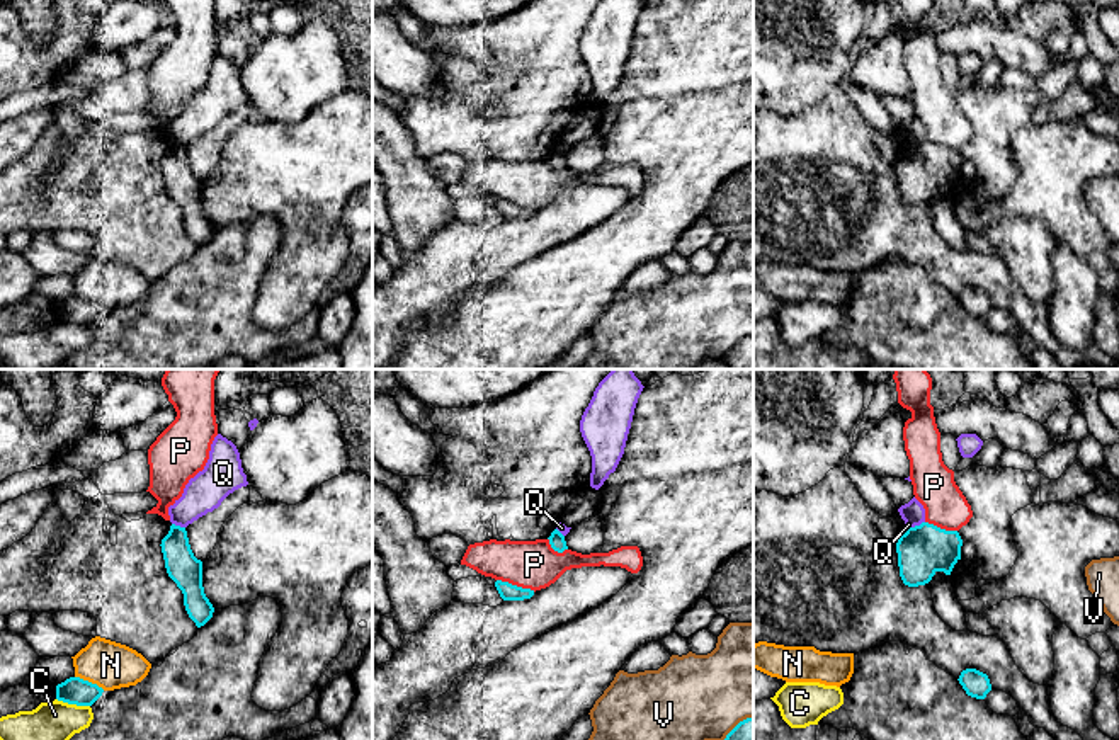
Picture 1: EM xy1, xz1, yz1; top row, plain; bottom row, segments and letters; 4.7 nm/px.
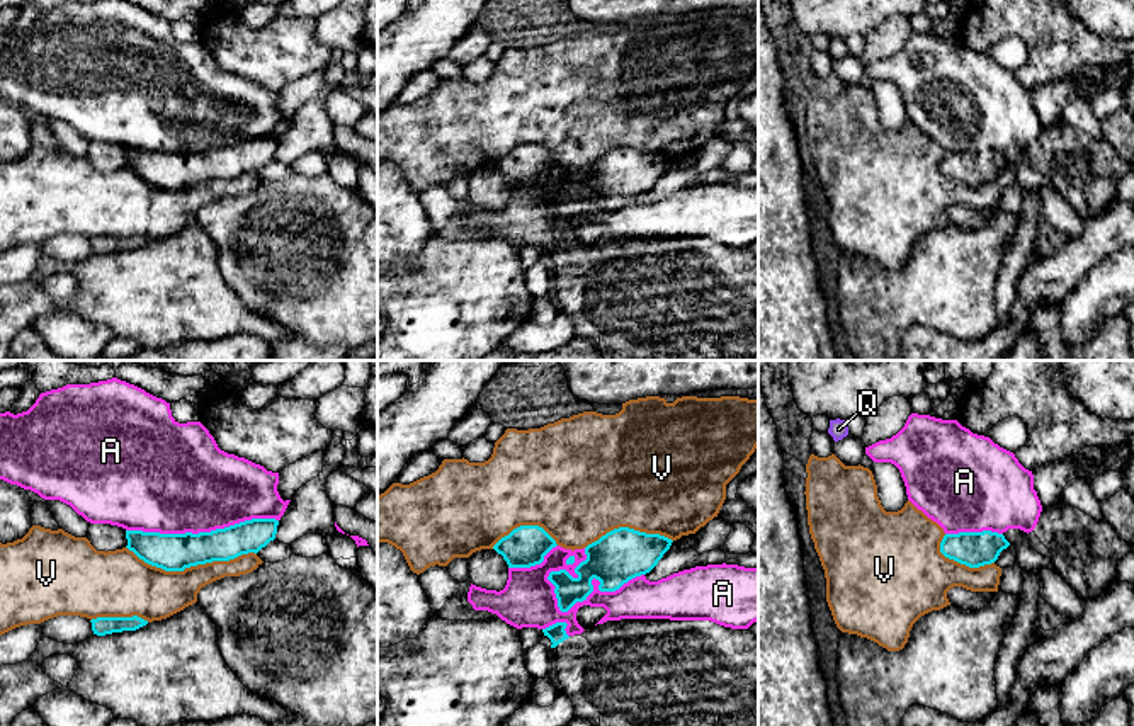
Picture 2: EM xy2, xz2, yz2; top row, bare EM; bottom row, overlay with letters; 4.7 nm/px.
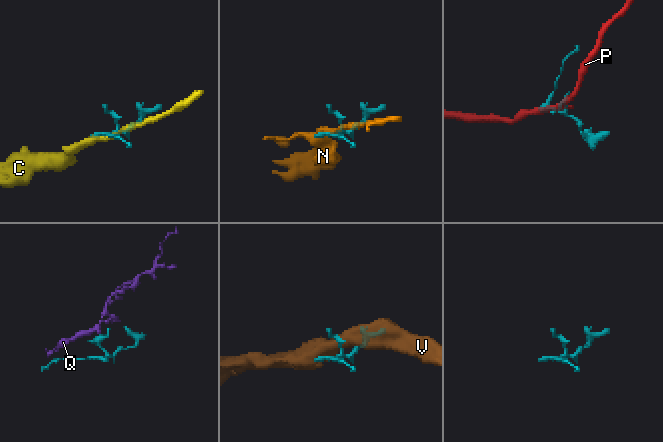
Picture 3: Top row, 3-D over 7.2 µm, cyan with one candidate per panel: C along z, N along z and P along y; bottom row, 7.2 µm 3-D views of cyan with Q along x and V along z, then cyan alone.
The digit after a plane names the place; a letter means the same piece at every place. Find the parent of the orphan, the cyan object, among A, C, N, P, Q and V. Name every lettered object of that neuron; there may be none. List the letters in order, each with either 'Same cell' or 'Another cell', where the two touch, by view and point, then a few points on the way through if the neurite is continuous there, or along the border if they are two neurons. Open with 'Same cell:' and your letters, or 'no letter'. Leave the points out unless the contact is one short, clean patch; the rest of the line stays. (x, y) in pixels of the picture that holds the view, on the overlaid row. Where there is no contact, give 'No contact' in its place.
Same cell: no letter
A: Another cell. Touches cyan at xz2 (592, 589)
C: Another cell. Touches cyan at xy1 (73, 703)
N: Another cell. Touches cyan at xy1 (90, 683)
P: Another cell. Touches cyan at xz1 (516, 586)
Q: Another cell. Touches cyan at yz1 (915, 526). Boundary: yz1 (924, 521), (908, 528)
V: Another cell. Touches cyan at xy2 (191, 565)

